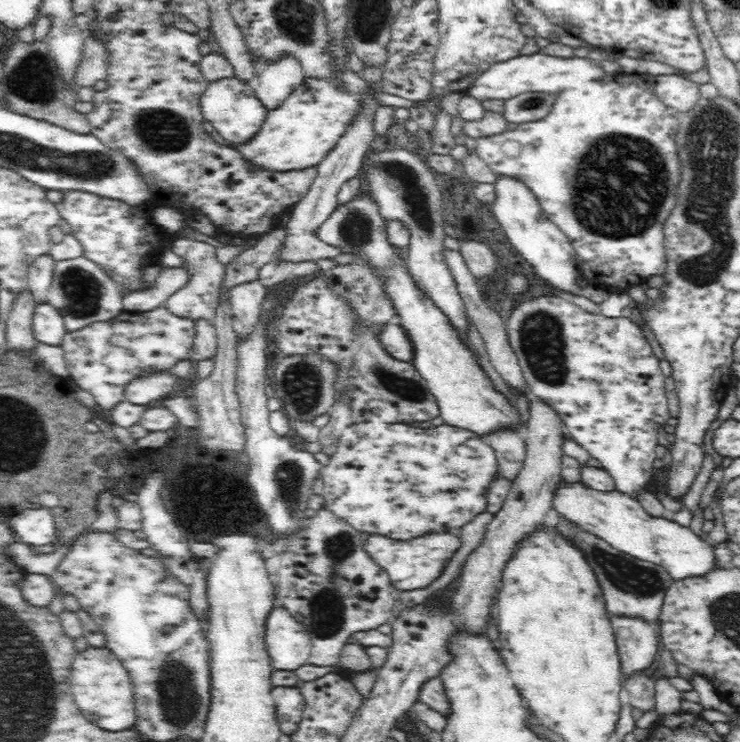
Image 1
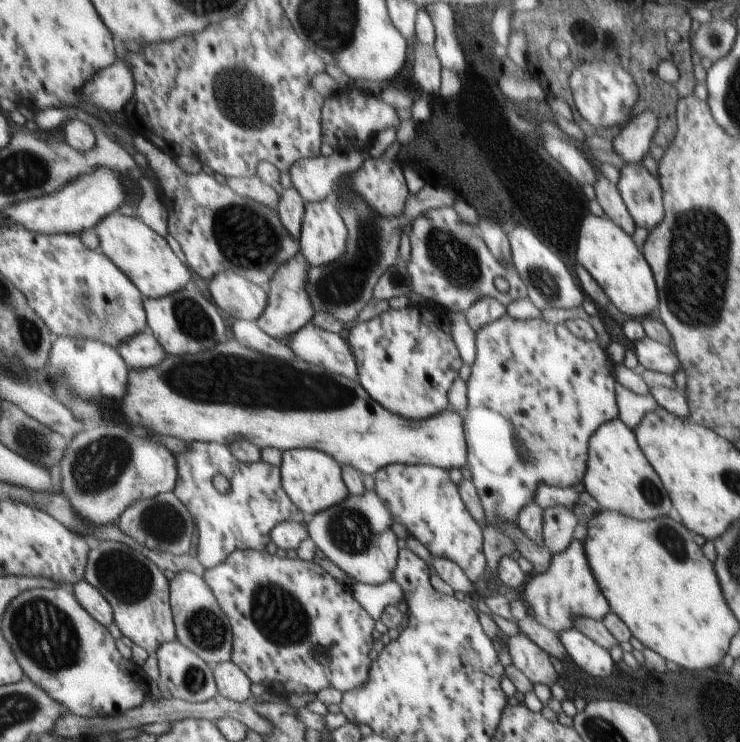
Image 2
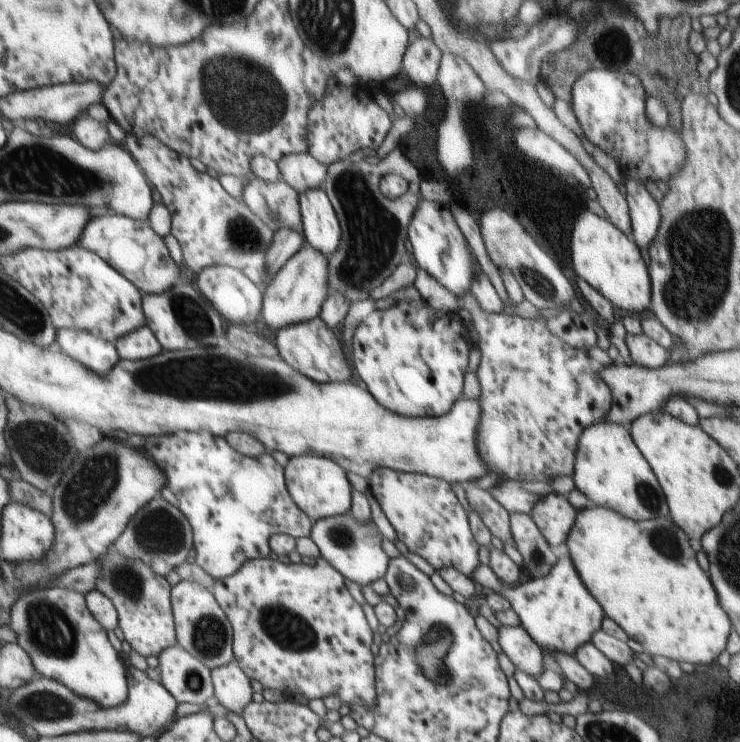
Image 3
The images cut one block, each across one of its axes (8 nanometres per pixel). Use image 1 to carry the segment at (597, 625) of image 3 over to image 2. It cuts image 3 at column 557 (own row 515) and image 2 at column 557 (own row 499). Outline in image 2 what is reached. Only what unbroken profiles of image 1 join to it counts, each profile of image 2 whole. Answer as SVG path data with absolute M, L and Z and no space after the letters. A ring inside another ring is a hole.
M581 538L572 543L566 551L552 555L550 566L544 572L532 576L528 584L523 586L523 593L519 598L524 602L528 616L552 630L556 636L560 632L574 630L575 620L579 617L602 621L611 612L610 602L606 594L600 592L599 581L592 572L586 545Z

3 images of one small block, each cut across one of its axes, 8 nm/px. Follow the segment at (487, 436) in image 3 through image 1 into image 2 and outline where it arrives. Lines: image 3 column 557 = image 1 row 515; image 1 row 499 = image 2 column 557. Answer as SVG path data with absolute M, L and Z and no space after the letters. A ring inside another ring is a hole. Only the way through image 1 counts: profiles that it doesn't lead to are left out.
M506 314L504 317L495 320L493 323L482 326L476 333L476 357L473 363L472 372L467 381L469 405L465 416L465 432L467 438L467 448L469 452L469 470L472 473L472 480L480 502L486 514L486 522L494 528L500 528L502 524L516 523L519 512L527 504L534 503L536 491L540 486L551 485L552 487L572 487L574 484L582 482L584 475L587 474L587 462L590 455L588 440L592 438L599 426L619 418L619 406L616 406L616 387L617 380L614 380L613 370L608 364L609 356L606 350L601 350L597 341L588 342L582 338L576 338L564 323L553 324L545 319L518 319Z

